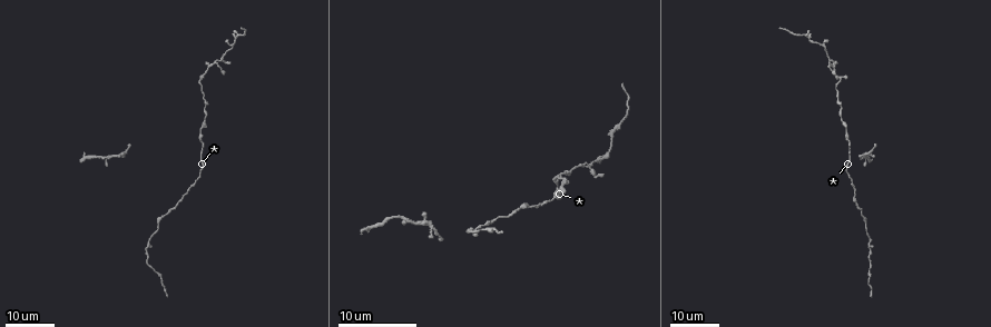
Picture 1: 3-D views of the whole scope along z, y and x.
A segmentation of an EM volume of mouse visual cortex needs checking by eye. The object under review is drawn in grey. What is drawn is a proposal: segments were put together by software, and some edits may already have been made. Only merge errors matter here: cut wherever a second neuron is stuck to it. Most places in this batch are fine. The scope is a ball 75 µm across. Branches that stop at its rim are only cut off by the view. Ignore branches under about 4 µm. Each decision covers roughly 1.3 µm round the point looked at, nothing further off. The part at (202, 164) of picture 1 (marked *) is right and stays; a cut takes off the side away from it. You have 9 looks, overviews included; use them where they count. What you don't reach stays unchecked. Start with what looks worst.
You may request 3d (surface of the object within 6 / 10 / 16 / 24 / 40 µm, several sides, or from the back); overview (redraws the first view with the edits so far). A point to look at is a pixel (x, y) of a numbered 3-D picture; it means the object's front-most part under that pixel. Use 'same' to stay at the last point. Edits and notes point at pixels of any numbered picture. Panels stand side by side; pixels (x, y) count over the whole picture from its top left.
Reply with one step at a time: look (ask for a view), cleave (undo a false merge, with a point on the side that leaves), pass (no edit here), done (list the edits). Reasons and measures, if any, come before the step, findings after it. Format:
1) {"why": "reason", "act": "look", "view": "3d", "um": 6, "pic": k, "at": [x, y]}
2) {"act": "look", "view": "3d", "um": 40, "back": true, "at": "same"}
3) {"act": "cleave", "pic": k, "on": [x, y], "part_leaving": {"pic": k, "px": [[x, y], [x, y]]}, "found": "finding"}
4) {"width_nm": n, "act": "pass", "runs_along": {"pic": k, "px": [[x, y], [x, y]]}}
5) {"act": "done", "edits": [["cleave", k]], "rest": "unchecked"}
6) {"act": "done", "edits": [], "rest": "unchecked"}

{"why": "calibre changes", "act": "look", "view": "3d", "um": 24, "pic": 1, "at": [554, 179]}

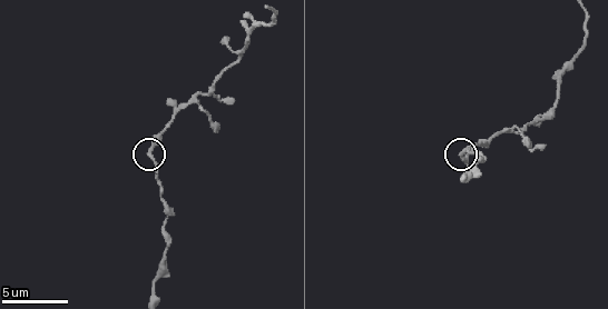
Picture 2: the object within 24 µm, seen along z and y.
{"act": "look", "view": "3d", "um": 6, "pic": 2, "at": [153, 154]}

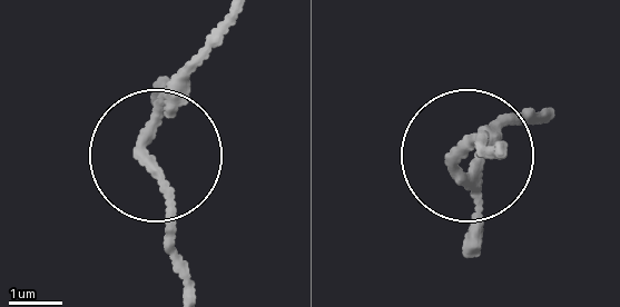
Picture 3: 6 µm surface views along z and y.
{"act": "pass", "runs_along": {"pic": 3, "px": [[190, 286], [150, 127], [226, 25]]}, "found": "one neuron here"}

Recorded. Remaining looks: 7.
{"act": "look", "view": "3d", "um": 16, "pic": 1, "at": [161, 219]}

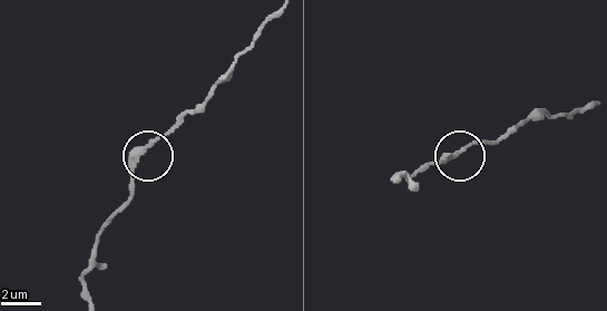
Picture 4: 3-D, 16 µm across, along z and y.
{"act": "look", "view": "3d", "um": 6, "pic": 4, "at": [139, 148]}

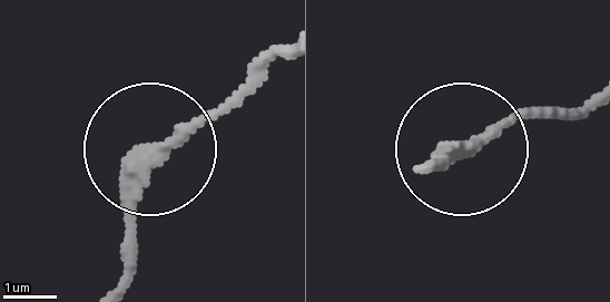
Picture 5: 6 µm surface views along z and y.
{"act": "look", "view": "3d", "um": 6, "back": true, "pic": 5, "at": [142, 153]}

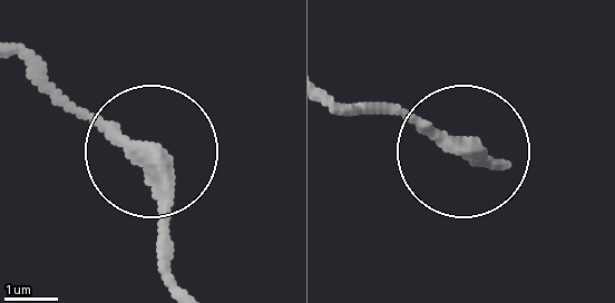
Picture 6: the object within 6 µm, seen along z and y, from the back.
{"act": "pass", "runs_along": {"pic": 6, "px": [[22, 51], [152, 154], [165, 282]]}, "found": "one neuron here"}

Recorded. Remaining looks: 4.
{"why": "sudden change in width", "act": "look", "view": "3d", "um": 24, "pic": 1, "at": [530, 206]}

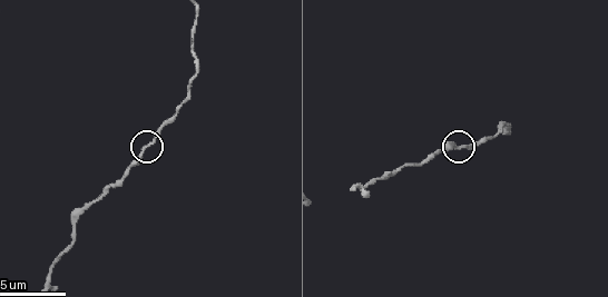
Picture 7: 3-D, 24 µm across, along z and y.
{"act": "look", "view": "3d", "um": 6, "pic": 7, "at": [455, 145]}

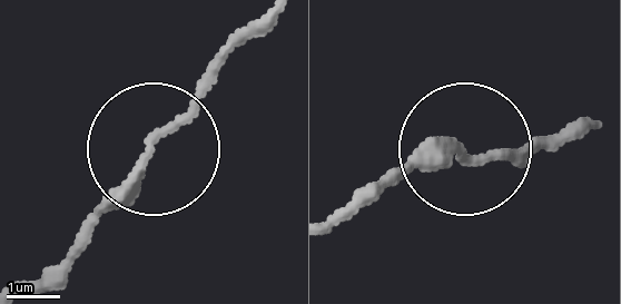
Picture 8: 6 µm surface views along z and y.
{"act": "pass", "runs_along": {"pic": 8, "px": [[578, 119], [521, 154], [432, 154], [383, 176]]}, "found": "one neuron here"}

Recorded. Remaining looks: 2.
{"why": "sudden change in width", "act": "look", "view": "3d", "um": 16, "pic": 2, "at": [574, 57]}

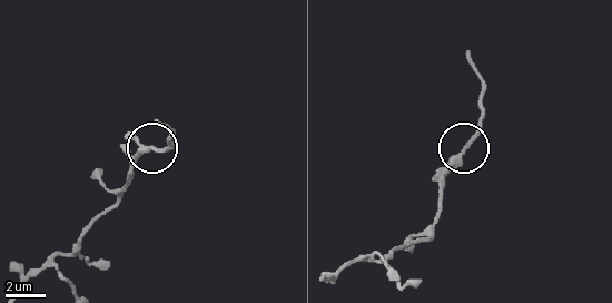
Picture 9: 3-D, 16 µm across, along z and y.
{"width_nm": 270, "act": "pass", "found": "continuous, no second neuron"}

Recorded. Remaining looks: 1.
{"act": "done", "edits": [], "rest": "unchecked"}

